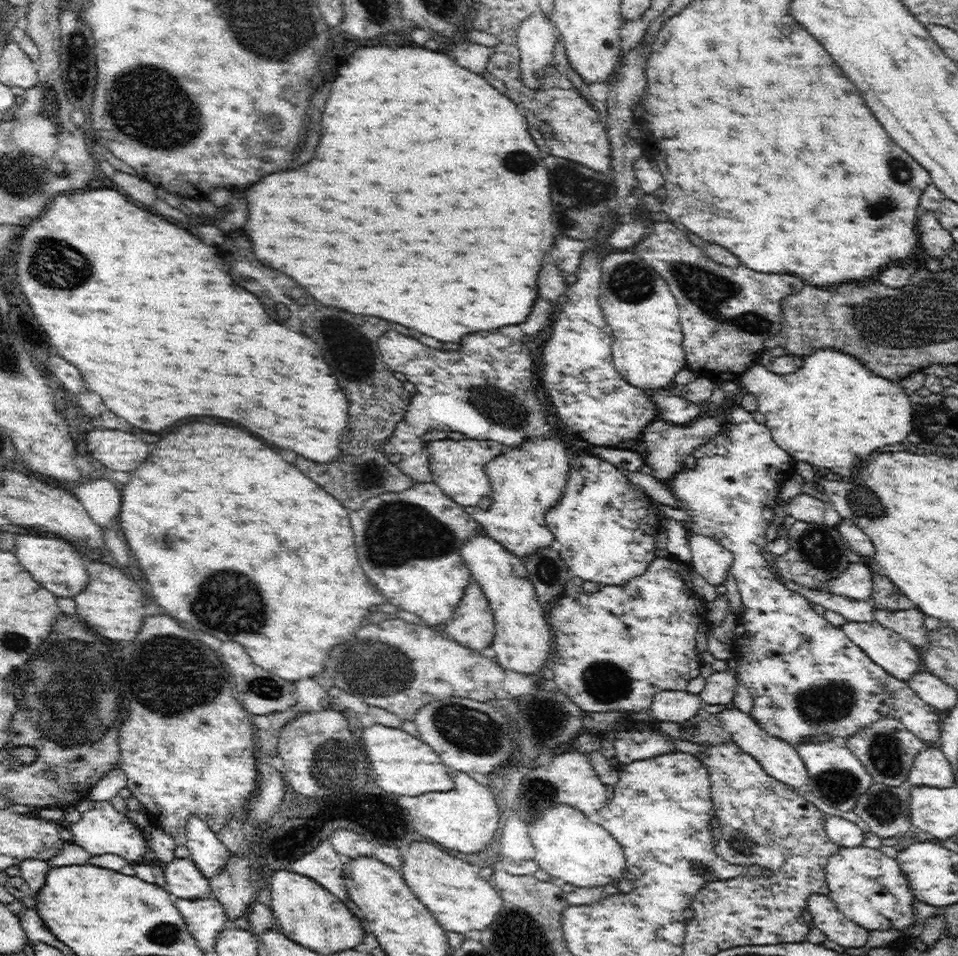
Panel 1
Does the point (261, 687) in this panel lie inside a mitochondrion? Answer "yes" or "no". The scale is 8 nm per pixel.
yes

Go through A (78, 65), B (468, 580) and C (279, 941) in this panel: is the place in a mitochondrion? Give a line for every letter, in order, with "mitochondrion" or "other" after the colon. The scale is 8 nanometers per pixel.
A: mitochondrion
B: other
C: other

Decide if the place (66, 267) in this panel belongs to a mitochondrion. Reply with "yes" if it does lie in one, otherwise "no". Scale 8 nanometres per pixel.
yes

